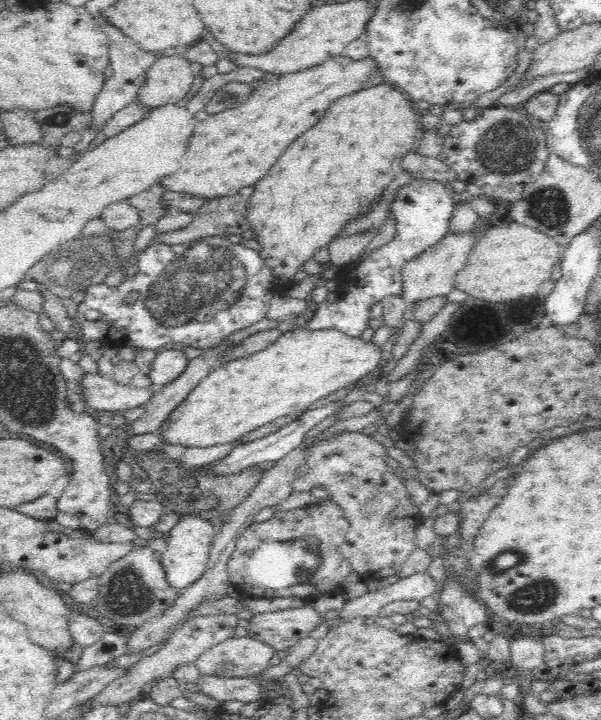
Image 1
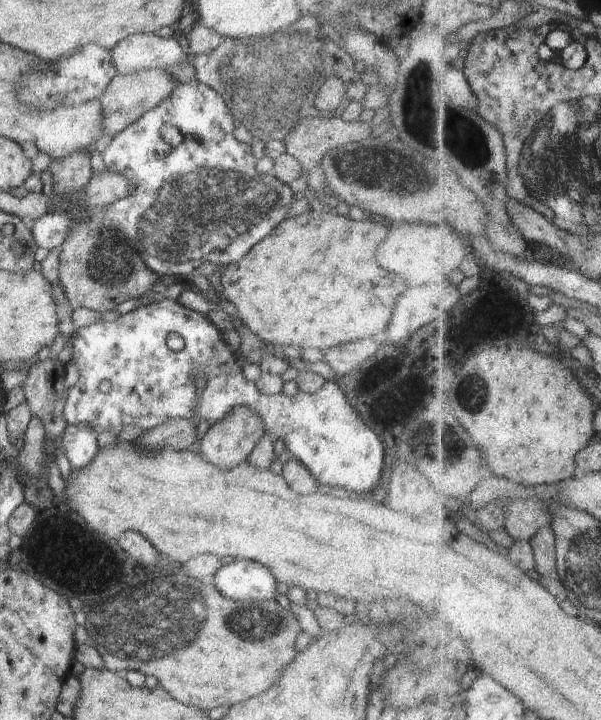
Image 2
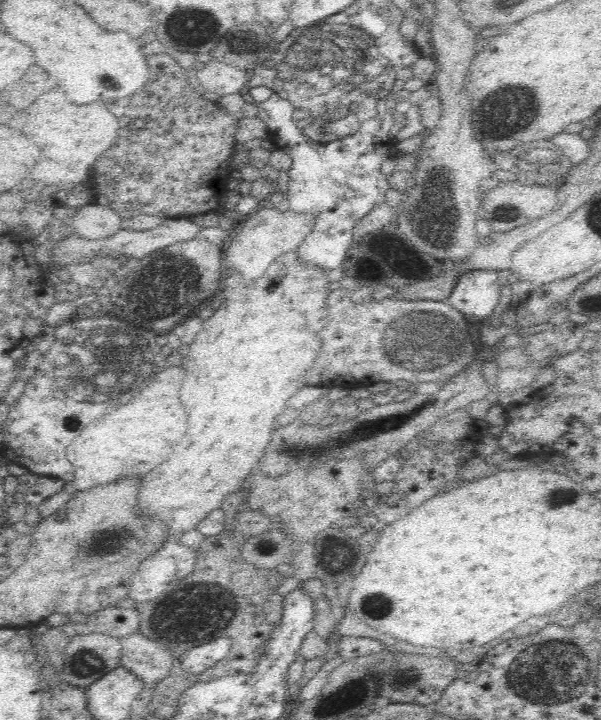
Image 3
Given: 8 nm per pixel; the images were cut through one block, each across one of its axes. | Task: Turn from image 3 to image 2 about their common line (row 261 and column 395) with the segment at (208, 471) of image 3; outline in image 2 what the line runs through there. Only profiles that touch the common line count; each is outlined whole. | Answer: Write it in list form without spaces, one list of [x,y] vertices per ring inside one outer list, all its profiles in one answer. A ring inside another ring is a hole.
[[[314,210],[309,211],[307,214],[286,219],[282,224],[274,228],[266,238],[252,246],[250,252],[240,262],[227,266],[226,270],[221,274],[220,288],[222,288],[222,294],[218,295],[217,300],[228,300],[236,308],[236,314],[238,314],[242,324],[246,324],[248,330],[254,332],[258,338],[261,338],[262,342],[272,344],[272,346],[312,347],[325,351],[328,348],[354,342],[358,338],[364,338],[364,336],[372,336],[372,334],[386,328],[386,324],[390,320],[390,314],[392,314],[392,308],[394,308],[394,302],[396,302],[398,294],[406,288],[400,278],[396,278],[394,274],[388,274],[384,268],[374,264],[374,250],[378,248],[380,240],[384,240],[384,236],[386,236],[386,228],[380,226],[380,224],[374,224],[374,222],[378,222],[378,219],[368,217],[366,220],[358,221],[349,216],[338,215],[335,212],[327,213]]]

